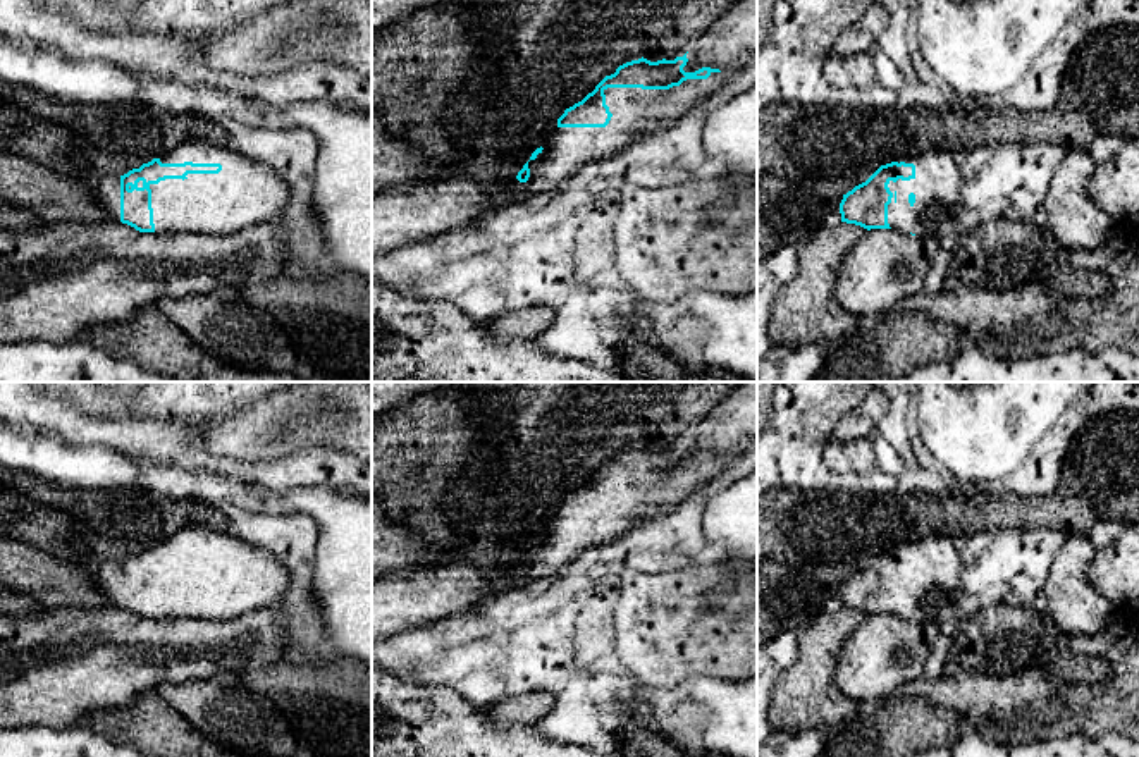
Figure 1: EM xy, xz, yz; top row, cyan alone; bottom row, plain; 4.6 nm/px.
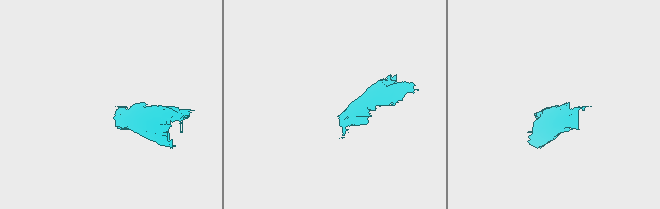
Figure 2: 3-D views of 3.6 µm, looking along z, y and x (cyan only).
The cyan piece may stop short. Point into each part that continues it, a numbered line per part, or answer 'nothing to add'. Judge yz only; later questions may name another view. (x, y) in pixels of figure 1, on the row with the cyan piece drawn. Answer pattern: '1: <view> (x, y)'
1: yz (938, 183)

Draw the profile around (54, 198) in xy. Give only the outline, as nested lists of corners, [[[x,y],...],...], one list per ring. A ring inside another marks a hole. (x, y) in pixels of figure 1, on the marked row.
[[[0,151],[0,201],[28,208],[43,224],[110,220],[88,184],[40,162],[3,151]]]

